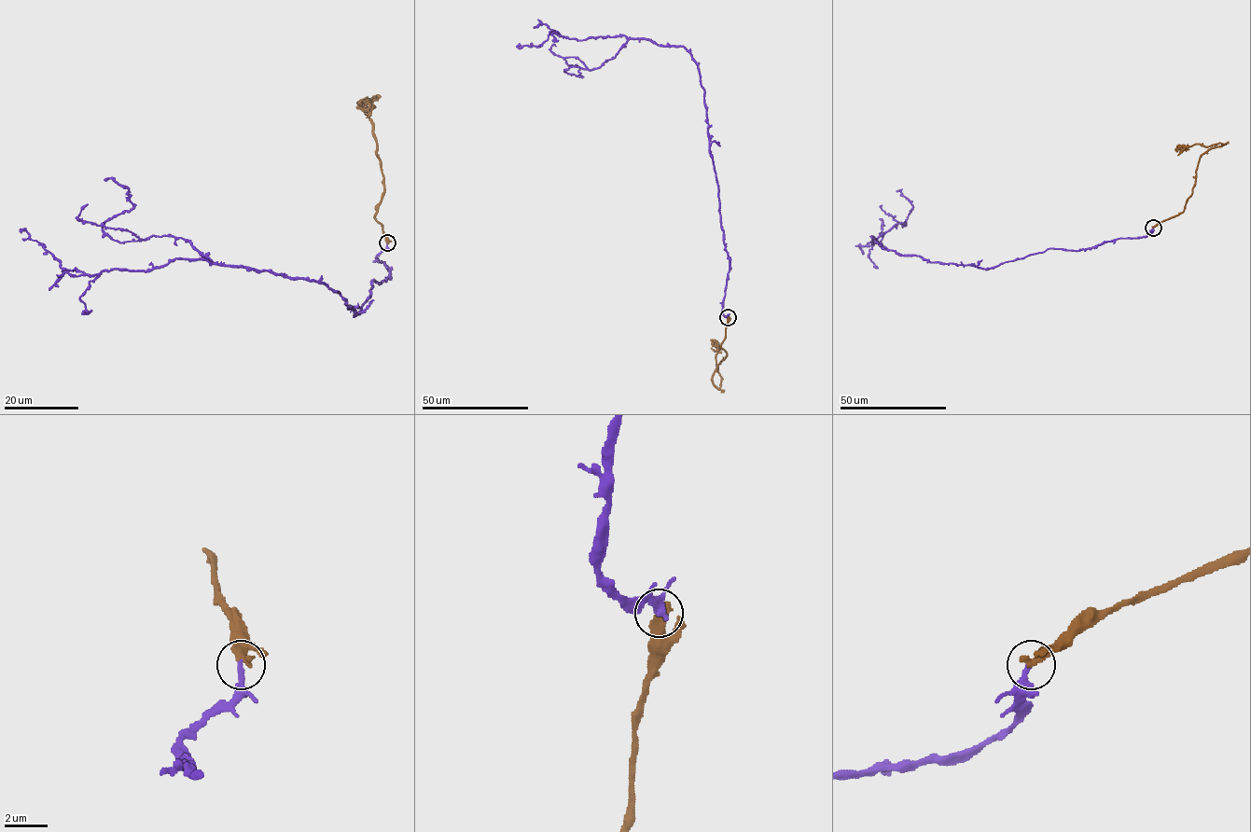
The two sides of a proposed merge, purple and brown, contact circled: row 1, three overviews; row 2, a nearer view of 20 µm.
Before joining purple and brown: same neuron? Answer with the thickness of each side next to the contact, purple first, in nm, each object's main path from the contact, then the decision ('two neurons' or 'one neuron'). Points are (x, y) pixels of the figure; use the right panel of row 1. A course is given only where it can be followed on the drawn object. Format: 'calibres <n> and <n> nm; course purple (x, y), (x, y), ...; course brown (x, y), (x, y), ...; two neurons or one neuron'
calibres 280 and 420 nm; course purple (1153, 228), (1145, 236), (1049, 248), (987, 269), (929, 262), (874, 240), (905, 225), (912, 205), (896, 190); course brown (1153, 228), (1183, 212), (1191, 194), (1200, 157), (1224, 145), (1194, 144), (1175, 148); one neuron

